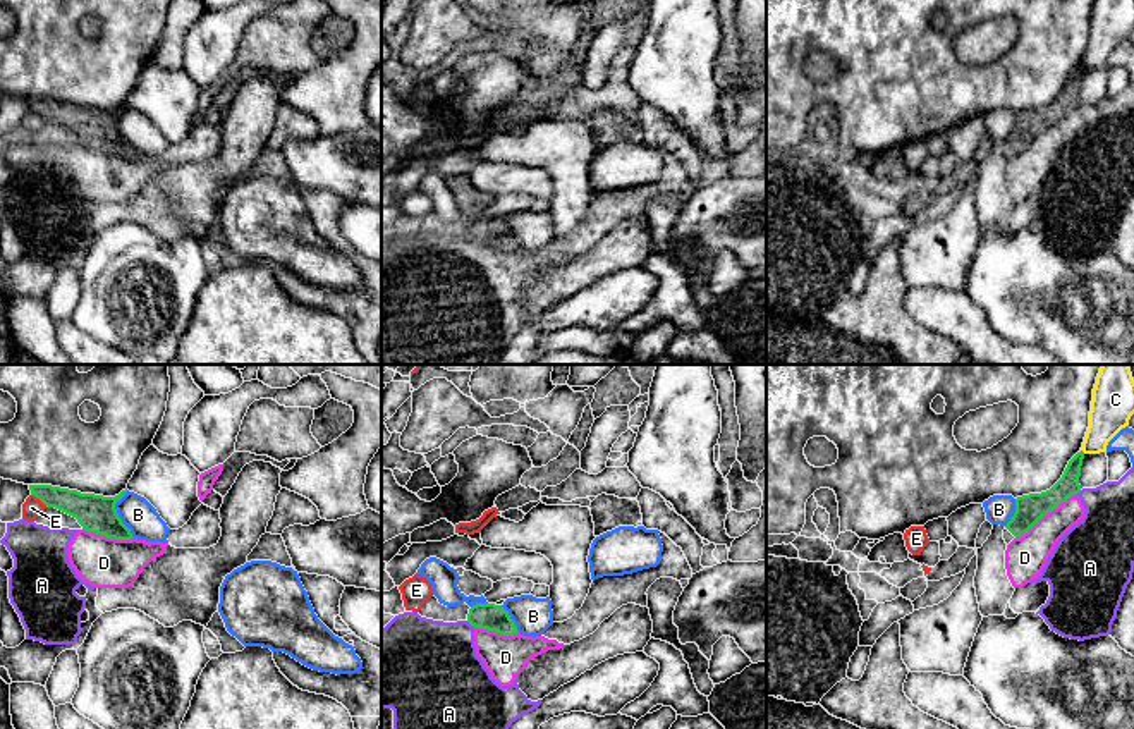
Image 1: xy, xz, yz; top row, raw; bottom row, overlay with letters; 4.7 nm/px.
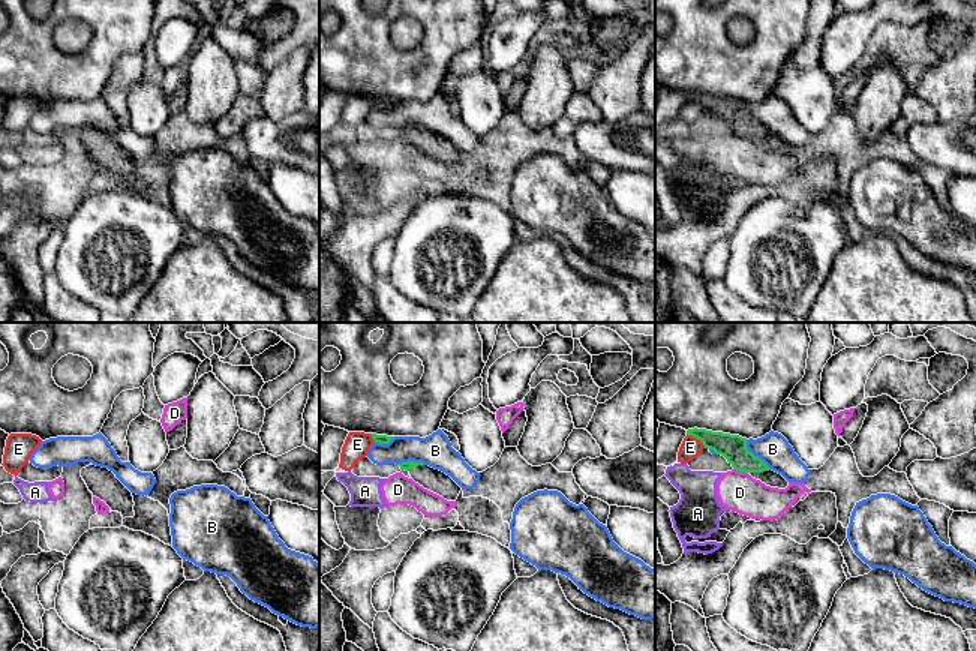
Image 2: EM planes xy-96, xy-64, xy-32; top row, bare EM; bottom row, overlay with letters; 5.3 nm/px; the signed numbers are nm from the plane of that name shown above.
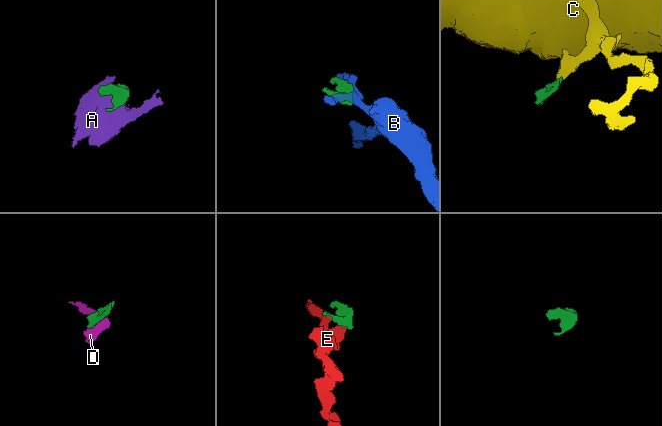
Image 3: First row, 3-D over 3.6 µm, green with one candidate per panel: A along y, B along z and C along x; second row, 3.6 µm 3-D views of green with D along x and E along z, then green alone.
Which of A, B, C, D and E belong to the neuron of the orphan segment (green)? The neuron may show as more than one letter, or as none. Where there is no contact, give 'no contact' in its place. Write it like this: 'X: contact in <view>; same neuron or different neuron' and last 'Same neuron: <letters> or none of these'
A: contact in xz; different neuron
B: contact in xy; different neuron
C: no contact; different neuron
D: contact in yz; different neuron
E: contact in xy; different neuron
Same neuron: none of these

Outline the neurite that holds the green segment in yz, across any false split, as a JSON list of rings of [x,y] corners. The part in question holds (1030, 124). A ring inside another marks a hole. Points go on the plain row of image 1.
[[[1081,65],[1069,76],[1062,93],[1050,105],[1015,113],[1015,127],[1003,144],[1007,160],[1027,148],[1043,131],[1057,124],[1069,112],[1081,107],[1082,74],[1084,67]]]

